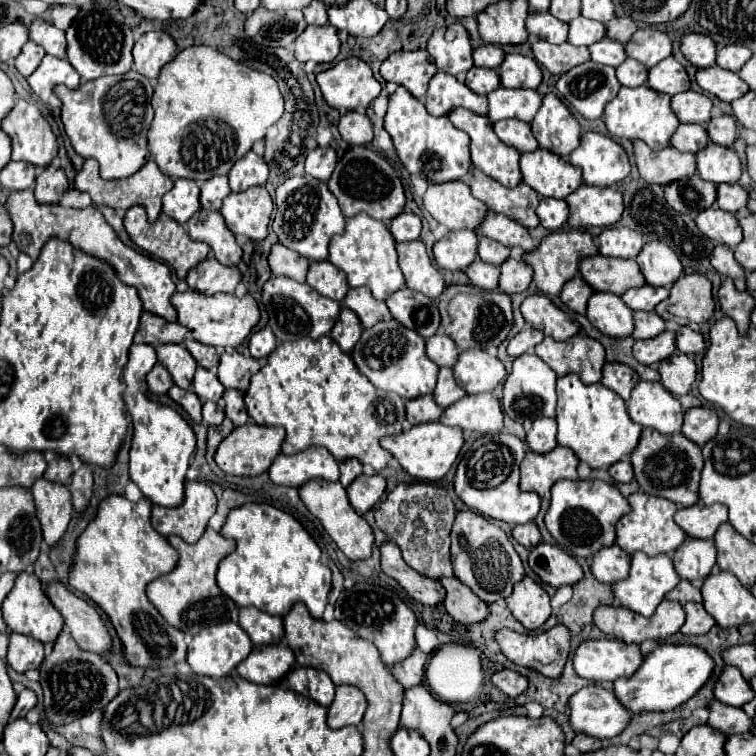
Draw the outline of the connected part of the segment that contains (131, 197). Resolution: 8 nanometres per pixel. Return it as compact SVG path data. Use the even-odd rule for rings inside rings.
M89 158L85 160L81 172L77 174L75 178L75 190L79 192L87 192L93 200L95 206L111 206L111 208L121 208L121 210L127 210L131 206L143 206L147 210L147 220L153 224L157 220L157 216L161 214L161 198L165 192L169 192L169 188L173 186L173 182L169 180L169 176L165 176L159 166L149 160L139 172L135 172L133 176L129 178L121 178L121 180L103 180L99 176L99 164Z

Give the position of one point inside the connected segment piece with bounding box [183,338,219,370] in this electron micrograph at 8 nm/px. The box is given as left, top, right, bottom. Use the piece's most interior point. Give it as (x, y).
(205, 356)

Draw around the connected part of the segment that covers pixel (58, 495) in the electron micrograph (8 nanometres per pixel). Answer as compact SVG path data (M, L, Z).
M41 478L33 484L31 494L37 506L37 518L43 528L43 540L47 546L53 546L65 534L71 522L71 492L63 484L51 484L45 478Z

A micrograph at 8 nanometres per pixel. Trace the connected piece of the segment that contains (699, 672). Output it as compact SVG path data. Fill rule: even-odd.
M661 644L643 658L643 666L639 666L639 670L631 678L615 680L613 692L619 698L619 702L633 714L675 710L677 706L681 706L697 694L697 690L709 680L711 672L713 660L701 648Z

